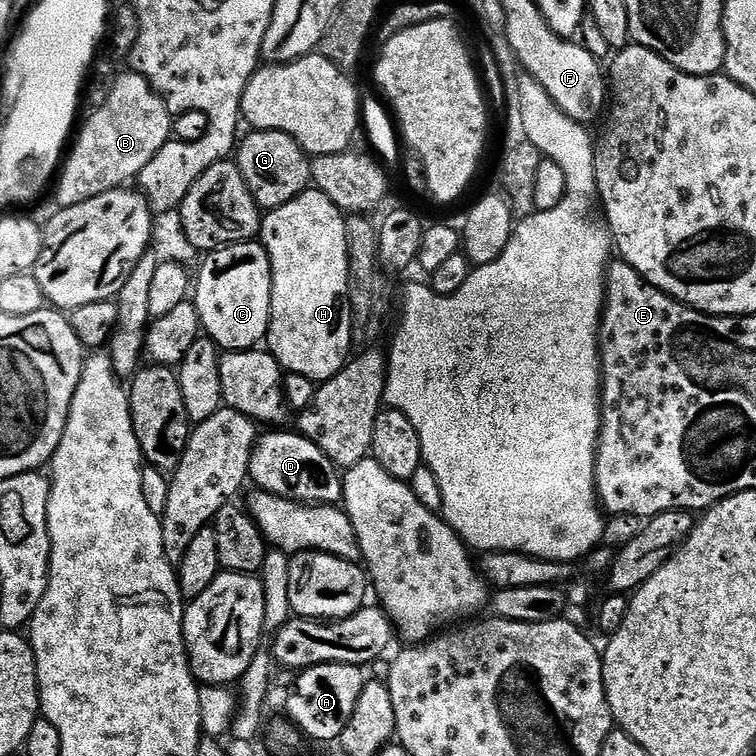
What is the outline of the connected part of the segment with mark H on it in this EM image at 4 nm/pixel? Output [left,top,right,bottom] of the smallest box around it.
[258,190,354,382]

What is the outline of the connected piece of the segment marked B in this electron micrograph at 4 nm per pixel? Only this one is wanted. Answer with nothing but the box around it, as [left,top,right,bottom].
[54,70,173,208]

